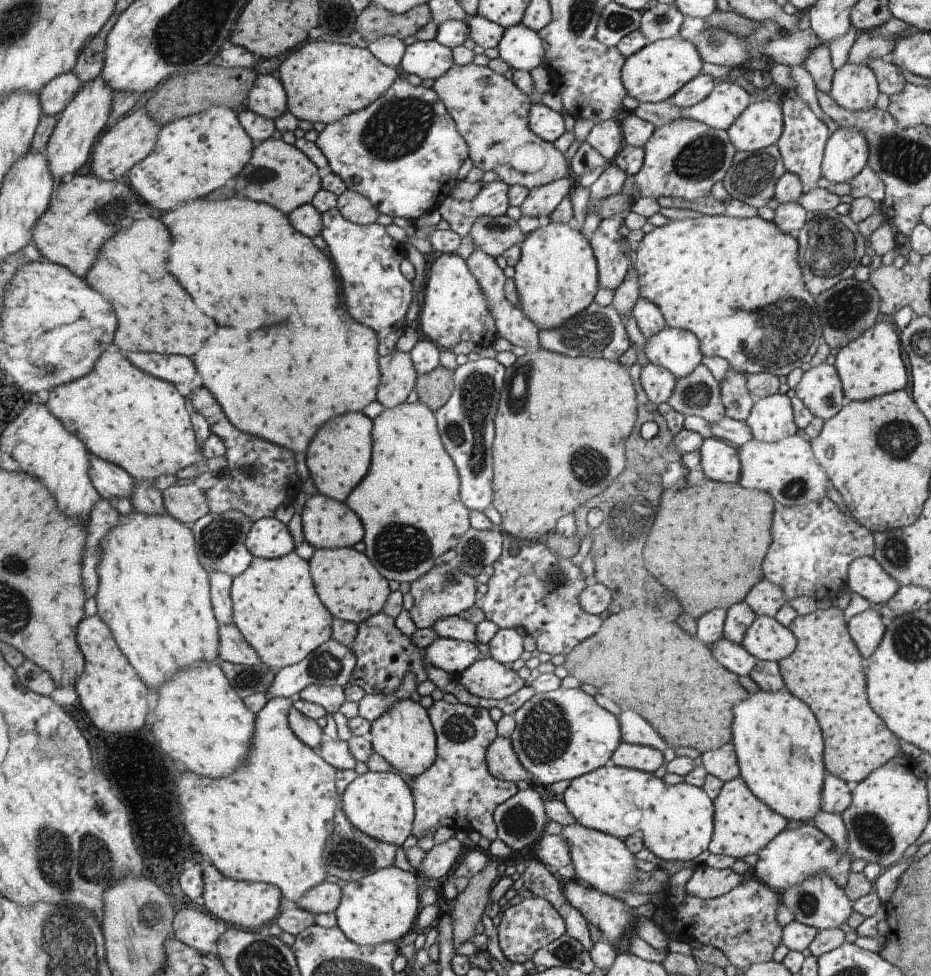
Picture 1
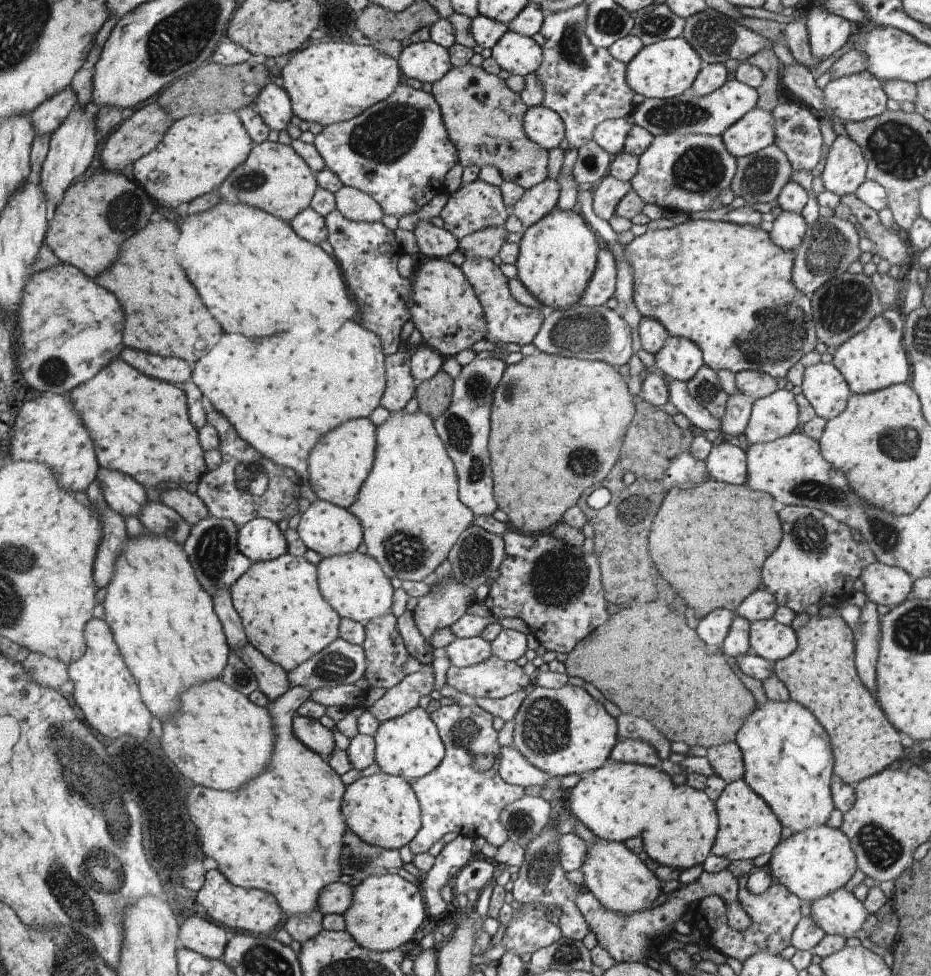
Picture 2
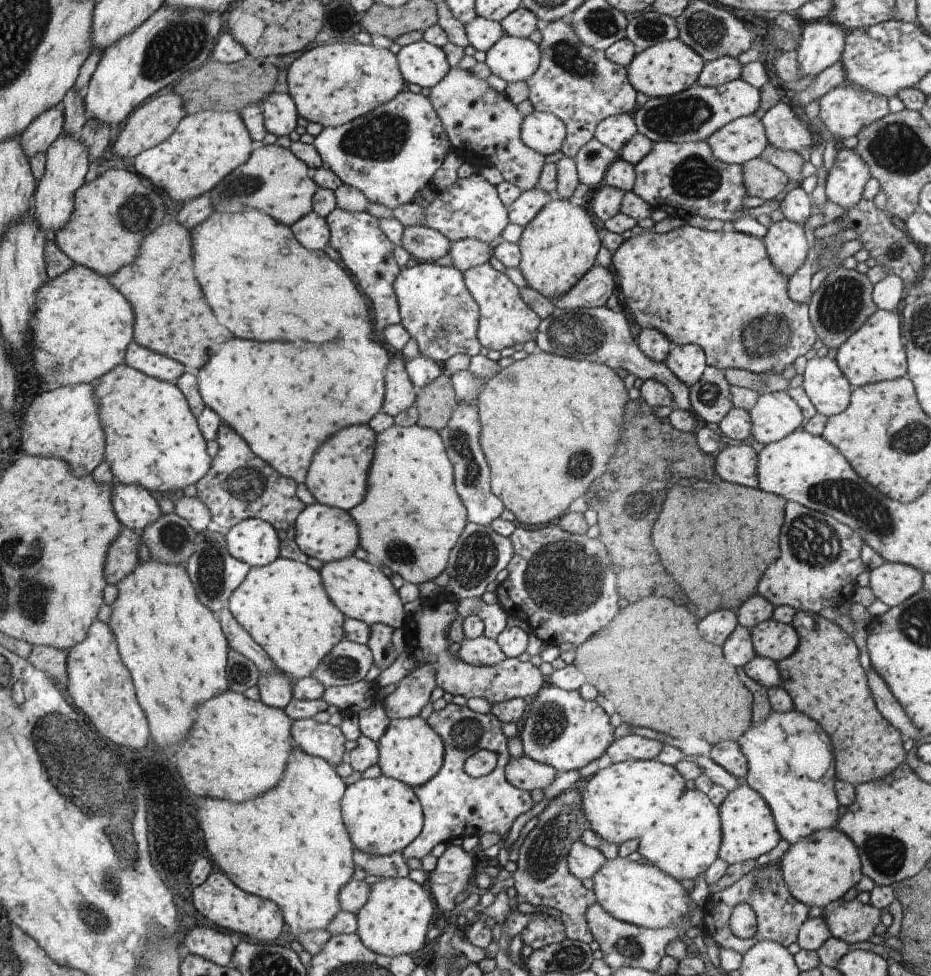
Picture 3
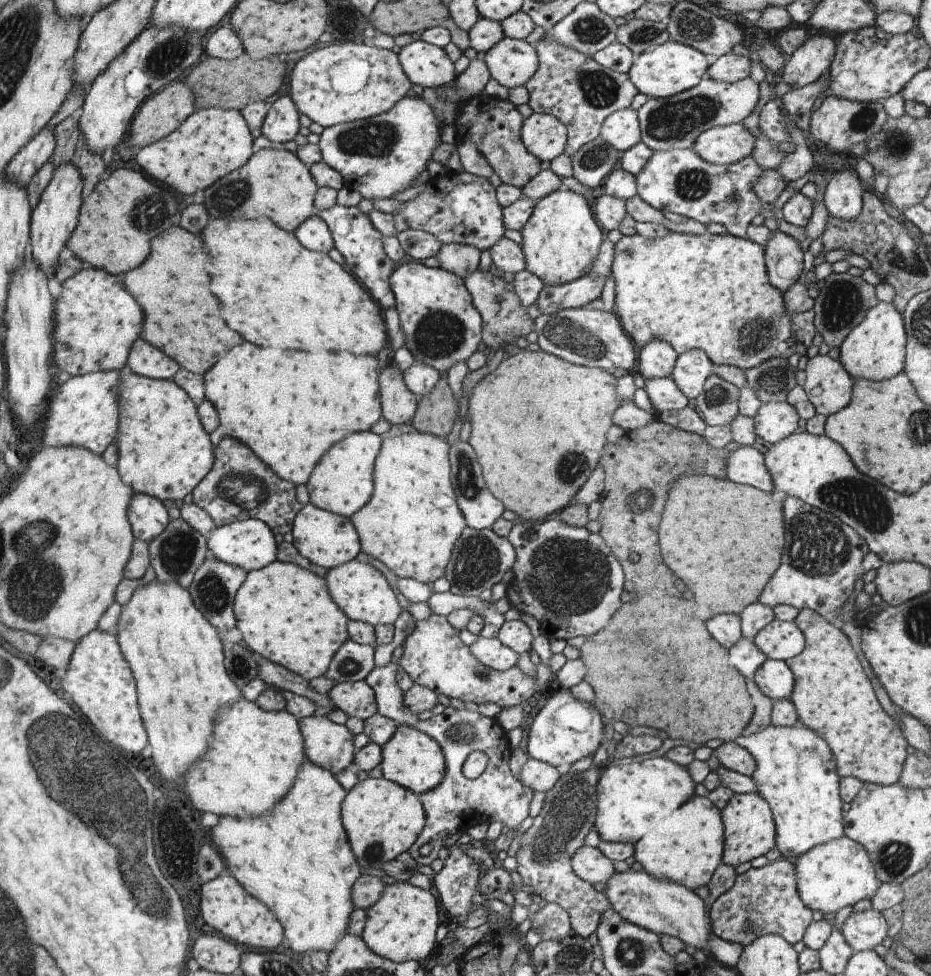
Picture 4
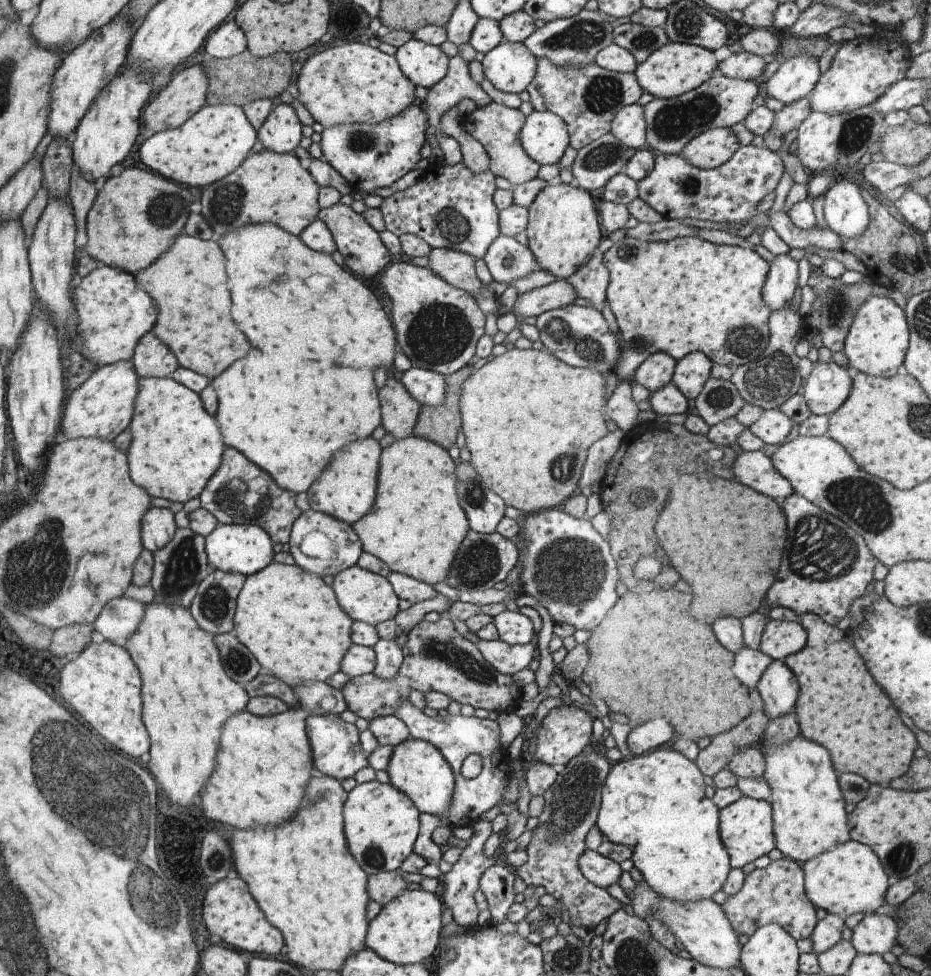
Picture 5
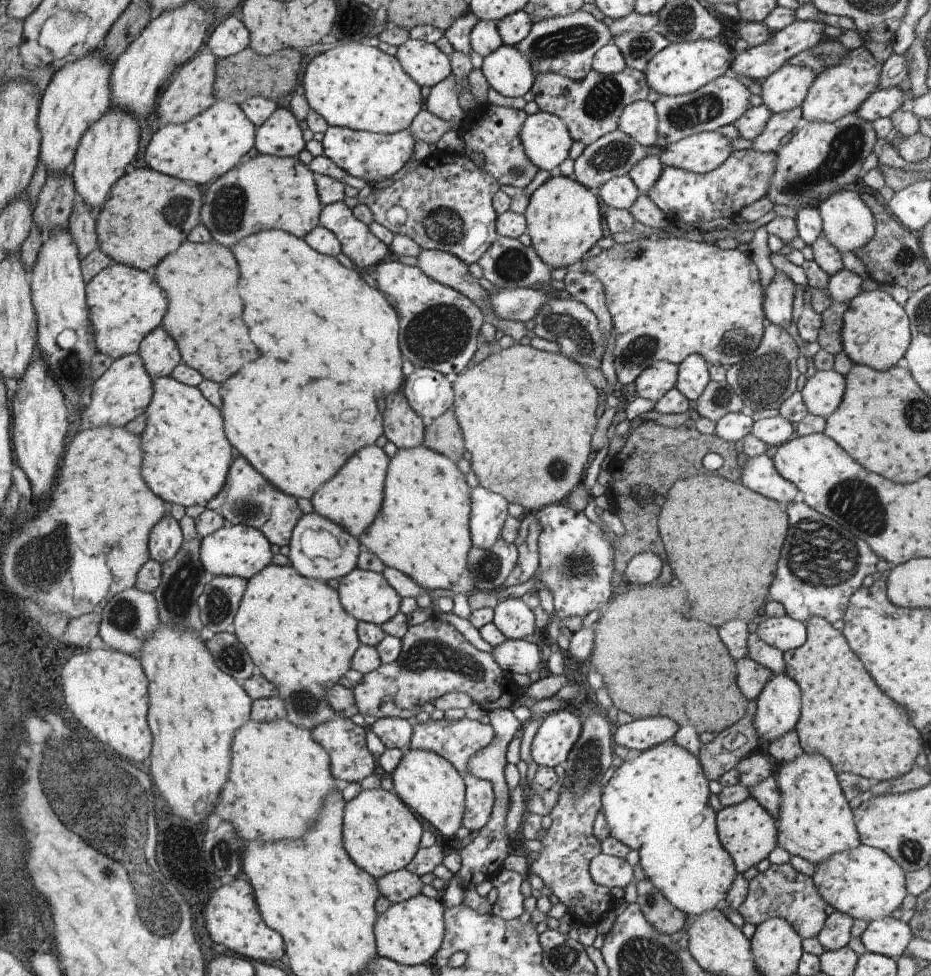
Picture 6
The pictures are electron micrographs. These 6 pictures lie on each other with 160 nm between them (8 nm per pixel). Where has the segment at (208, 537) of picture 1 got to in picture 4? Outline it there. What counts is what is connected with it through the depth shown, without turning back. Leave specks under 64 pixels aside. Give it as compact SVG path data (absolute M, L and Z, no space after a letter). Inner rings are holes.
M208 548L205 559L198 567L192 584L188 589L196 608L202 612L204 618L209 620L217 630L232 630L235 627L235 595L238 594L239 588L246 582L247 573L243 568L219 559Z

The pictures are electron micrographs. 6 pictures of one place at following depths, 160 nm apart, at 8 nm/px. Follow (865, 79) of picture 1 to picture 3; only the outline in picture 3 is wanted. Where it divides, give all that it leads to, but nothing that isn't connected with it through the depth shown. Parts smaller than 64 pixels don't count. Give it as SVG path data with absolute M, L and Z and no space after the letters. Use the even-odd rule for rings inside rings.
M844 83L828 91L819 98L818 103L819 118L839 144L843 138L857 136L861 132L861 128L880 120L890 112L888 98L850 83Z

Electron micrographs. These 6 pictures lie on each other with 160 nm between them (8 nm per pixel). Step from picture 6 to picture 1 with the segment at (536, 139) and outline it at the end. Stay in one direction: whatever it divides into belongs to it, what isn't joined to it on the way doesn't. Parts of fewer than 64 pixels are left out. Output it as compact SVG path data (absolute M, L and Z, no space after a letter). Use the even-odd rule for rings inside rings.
M531 103L528 122L534 134L551 143L558 140L565 131L562 115L542 103Z

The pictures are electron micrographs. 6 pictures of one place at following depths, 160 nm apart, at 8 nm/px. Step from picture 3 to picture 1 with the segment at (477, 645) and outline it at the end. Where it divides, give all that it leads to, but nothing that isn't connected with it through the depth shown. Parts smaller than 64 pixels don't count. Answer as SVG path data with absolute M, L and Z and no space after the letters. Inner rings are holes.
M438 637L425 648L425 660L433 667L457 676L480 658L476 642Z

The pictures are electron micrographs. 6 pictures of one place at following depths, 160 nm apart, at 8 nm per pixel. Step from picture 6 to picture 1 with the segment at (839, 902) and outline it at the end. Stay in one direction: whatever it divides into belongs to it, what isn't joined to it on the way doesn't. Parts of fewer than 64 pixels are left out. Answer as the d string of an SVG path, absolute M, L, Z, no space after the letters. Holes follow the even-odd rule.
M803 825L796 829L785 829L775 836L758 852L758 861L751 869L758 881L771 889L783 892L798 883L803 883L810 875L825 872L841 889L847 885L852 860L841 853L833 842L816 828L816 825Z

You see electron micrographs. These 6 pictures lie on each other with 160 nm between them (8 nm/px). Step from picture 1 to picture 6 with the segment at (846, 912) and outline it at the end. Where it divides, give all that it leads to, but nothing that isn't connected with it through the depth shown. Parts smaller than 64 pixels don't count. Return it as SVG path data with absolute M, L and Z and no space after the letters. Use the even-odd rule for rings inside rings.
M894 915L872 920L861 934L867 952L878 953L893 959L902 956L913 938L908 923Z

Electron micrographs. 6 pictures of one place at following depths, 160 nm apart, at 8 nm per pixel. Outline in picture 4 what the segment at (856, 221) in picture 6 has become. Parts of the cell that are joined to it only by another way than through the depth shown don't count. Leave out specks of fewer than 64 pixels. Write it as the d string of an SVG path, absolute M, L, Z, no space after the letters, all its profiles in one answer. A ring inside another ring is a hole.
M854 170L833 172L828 178L823 202L829 214L845 222L859 216L863 207L864 189L859 174Z

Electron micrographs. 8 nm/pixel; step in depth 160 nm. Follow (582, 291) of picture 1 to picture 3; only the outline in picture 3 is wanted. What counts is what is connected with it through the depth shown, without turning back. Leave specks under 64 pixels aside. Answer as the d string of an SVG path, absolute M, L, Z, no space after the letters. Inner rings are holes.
M556 195L523 230L519 240L521 261L518 267L527 280L527 286L550 301L556 301L567 293L594 266L596 254L600 246L603 246L601 231L594 227L594 222L584 207L574 206L569 200L560 199Z

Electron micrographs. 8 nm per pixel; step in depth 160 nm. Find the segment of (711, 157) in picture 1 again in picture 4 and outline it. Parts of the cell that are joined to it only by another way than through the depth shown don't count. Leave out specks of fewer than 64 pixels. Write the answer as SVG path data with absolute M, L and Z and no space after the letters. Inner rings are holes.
M690 147L656 151L635 176L637 194L656 210L669 210L697 220L702 224L716 222L724 226L730 235L747 237L747 228L763 209L755 193L757 178L764 169L752 158L740 162L717 165L704 160Z

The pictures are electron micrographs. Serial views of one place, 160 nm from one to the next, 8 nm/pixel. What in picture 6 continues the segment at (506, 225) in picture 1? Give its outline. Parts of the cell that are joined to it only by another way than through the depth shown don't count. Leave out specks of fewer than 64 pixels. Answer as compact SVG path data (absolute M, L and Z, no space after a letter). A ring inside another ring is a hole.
M423 249L417 256L417 259L417 266L420 267L420 270L424 272L426 276L467 296L474 304L478 305L478 308L483 312L484 319L490 324L493 324L497 330L502 330L504 334L511 336L517 342L527 335L527 328L523 322L501 319L493 311L493 308L490 306L487 290L485 290L480 283L478 283L478 279L468 271L468 265L461 258L440 249Z

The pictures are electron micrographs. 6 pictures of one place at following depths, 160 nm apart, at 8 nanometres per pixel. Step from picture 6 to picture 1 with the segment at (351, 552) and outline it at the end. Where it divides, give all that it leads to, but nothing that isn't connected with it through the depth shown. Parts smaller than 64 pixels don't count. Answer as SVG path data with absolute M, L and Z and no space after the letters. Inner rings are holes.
M323 494L309 495L301 514L306 540L315 549L350 548L364 538L360 517L345 503Z

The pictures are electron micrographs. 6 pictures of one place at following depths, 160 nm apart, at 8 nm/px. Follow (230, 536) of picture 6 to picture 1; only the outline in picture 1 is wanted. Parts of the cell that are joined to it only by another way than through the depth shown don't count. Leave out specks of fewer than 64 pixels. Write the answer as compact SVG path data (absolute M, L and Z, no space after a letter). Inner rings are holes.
M264 517L251 528L246 545L254 557L277 559L294 551L296 540L285 523L275 517Z

